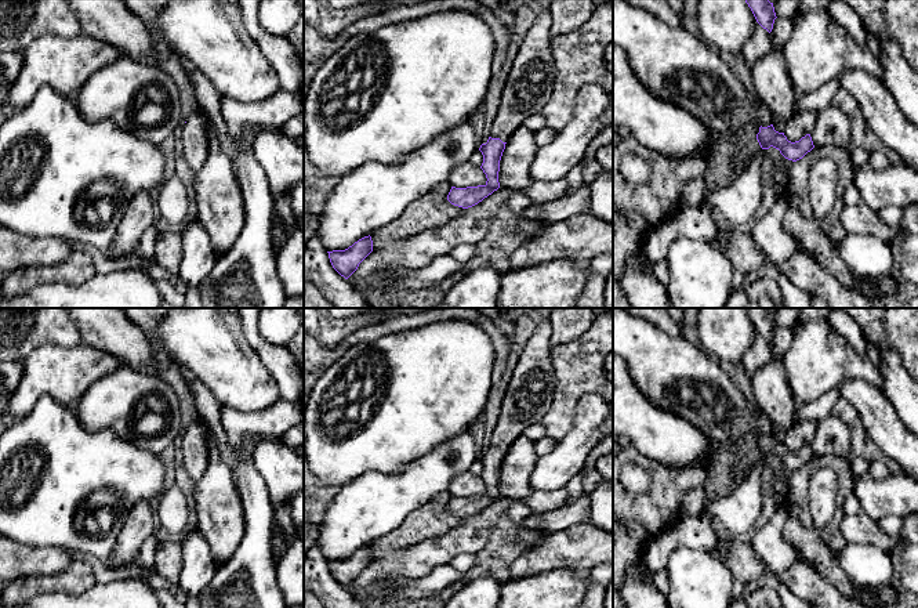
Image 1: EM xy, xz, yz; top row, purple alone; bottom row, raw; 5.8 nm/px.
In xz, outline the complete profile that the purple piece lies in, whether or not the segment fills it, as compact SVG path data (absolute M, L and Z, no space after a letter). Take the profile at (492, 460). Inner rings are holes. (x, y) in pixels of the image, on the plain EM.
M544 319L536 325L522 357L512 373L504 395L501 415L491 433L489 449L479 460L483 464L480 478L486 493L478 496L451 496L447 510L468 518L500 497L500 470L512 442L523 435L526 427L541 423L554 402L556 374L551 361L551 322Z

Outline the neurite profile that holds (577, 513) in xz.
M587 495L580 496L573 504L563 504L543 514L531 514L522 521L520 526L556 532L578 524L589 524L589 500Z

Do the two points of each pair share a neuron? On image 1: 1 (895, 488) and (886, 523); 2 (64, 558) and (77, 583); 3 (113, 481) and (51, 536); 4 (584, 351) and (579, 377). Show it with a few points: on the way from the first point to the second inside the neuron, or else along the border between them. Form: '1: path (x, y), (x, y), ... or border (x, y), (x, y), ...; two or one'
1: border (902, 517), (885, 516), (875, 521); two
2: border (73, 560), (54, 574), (36, 574); two
3: path (95, 481), (57, 518); one
4: path (583, 358), (579, 371); one

